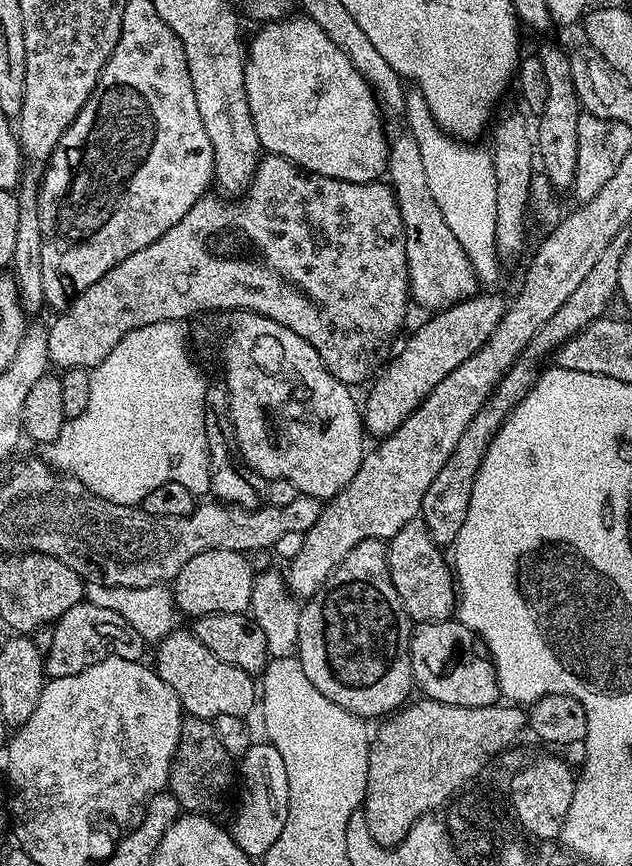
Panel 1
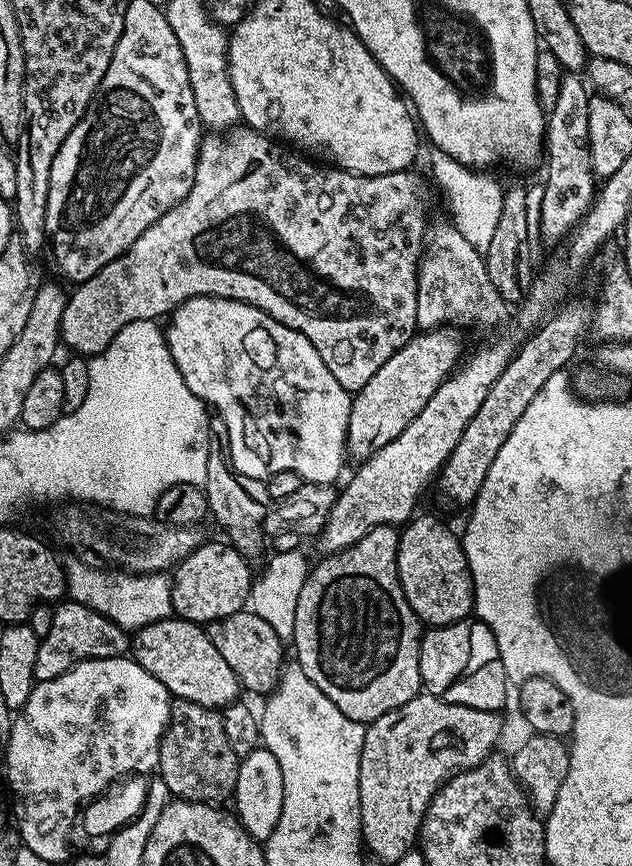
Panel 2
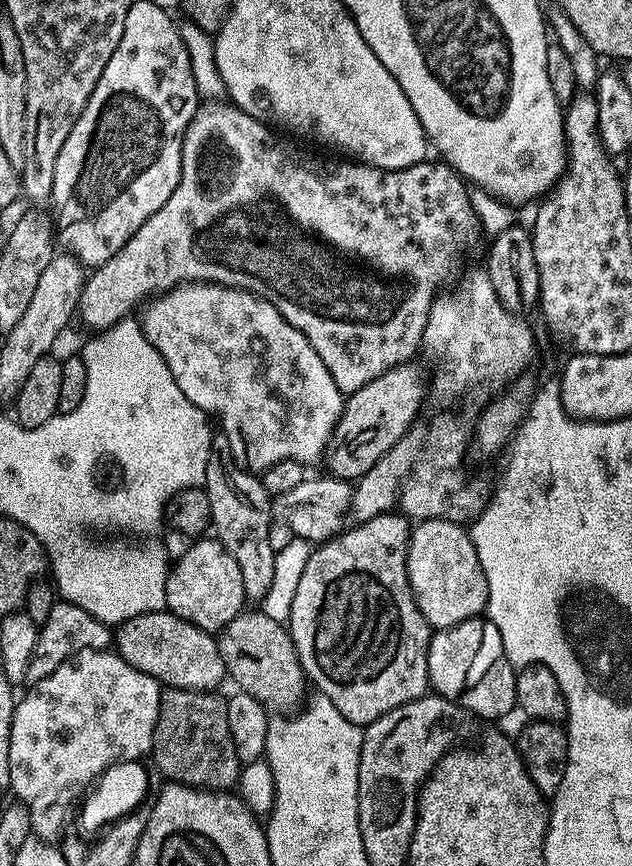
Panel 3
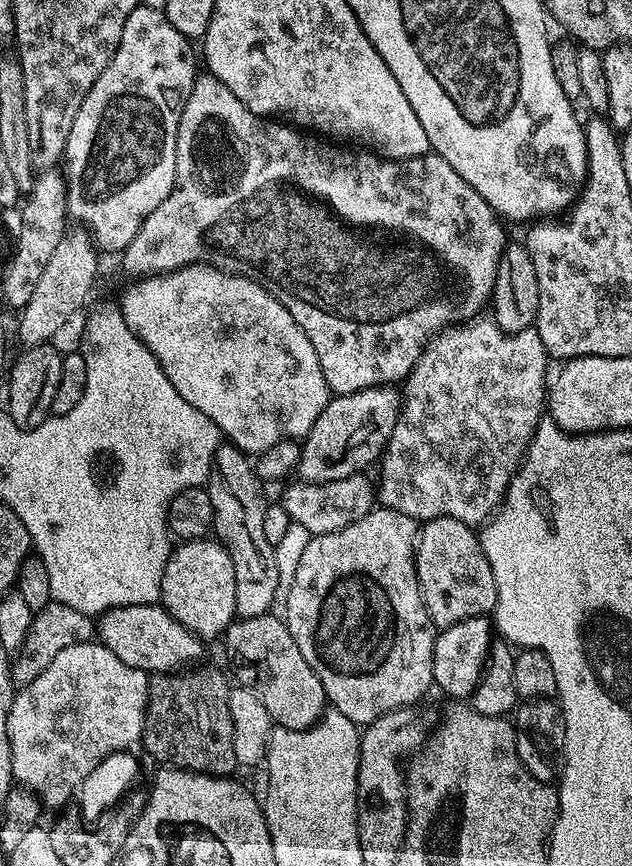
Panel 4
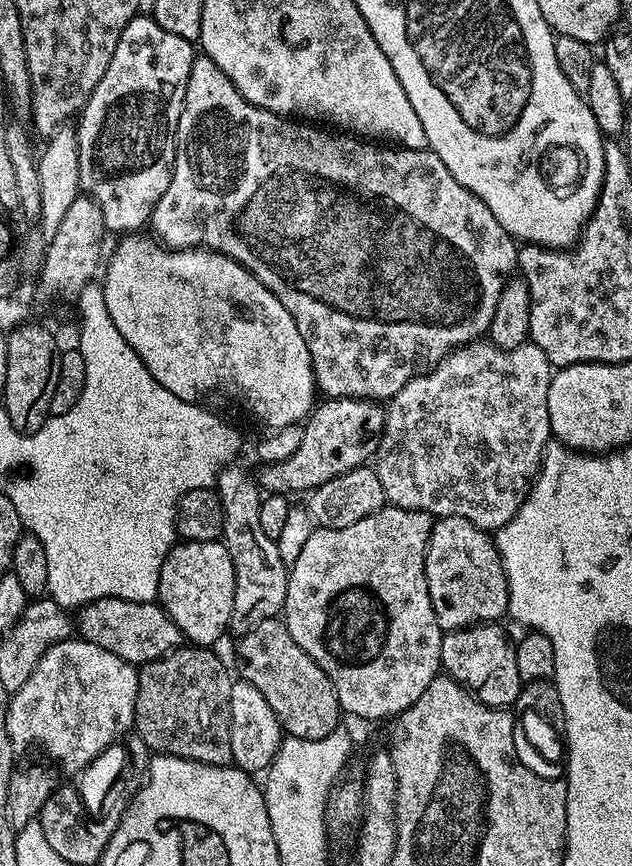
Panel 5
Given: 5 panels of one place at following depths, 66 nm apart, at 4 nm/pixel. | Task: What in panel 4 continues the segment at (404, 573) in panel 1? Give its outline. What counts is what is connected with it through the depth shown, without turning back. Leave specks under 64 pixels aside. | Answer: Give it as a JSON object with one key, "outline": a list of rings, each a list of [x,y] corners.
{"outline":[[[449,516],[427,521],[418,532],[416,573],[424,605],[437,629],[443,630],[463,620],[488,616],[496,611],[498,590],[494,584],[494,570],[490,570],[490,562],[473,525]]]}

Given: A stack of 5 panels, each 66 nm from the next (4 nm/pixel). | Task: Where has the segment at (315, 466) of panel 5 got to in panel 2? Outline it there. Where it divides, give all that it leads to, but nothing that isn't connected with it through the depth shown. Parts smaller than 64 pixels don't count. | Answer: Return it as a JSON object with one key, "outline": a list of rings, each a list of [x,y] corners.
{"outline":[[[456,326],[417,331],[412,340],[406,342],[406,346],[378,366],[378,374],[366,382],[361,392],[352,396],[346,452],[351,459],[353,456],[353,461],[370,458],[382,450],[386,442],[394,442],[394,438],[398,438],[398,434],[402,434],[402,430],[406,430],[406,426],[410,426],[410,422],[422,414],[422,406],[434,398],[434,390],[438,390],[438,386],[451,377],[465,355],[460,332],[461,329]]]}

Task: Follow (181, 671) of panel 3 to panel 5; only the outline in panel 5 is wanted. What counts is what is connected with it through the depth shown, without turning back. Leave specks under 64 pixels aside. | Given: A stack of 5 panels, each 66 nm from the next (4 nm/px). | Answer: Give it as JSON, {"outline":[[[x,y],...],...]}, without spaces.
{"outline":[[[109,596],[98,598],[79,609],[74,624],[78,629],[79,639],[88,640],[94,646],[102,646],[102,650],[118,654],[118,658],[133,666],[161,660],[182,644],[178,626],[174,626],[172,619],[156,602],[130,602]]]}

